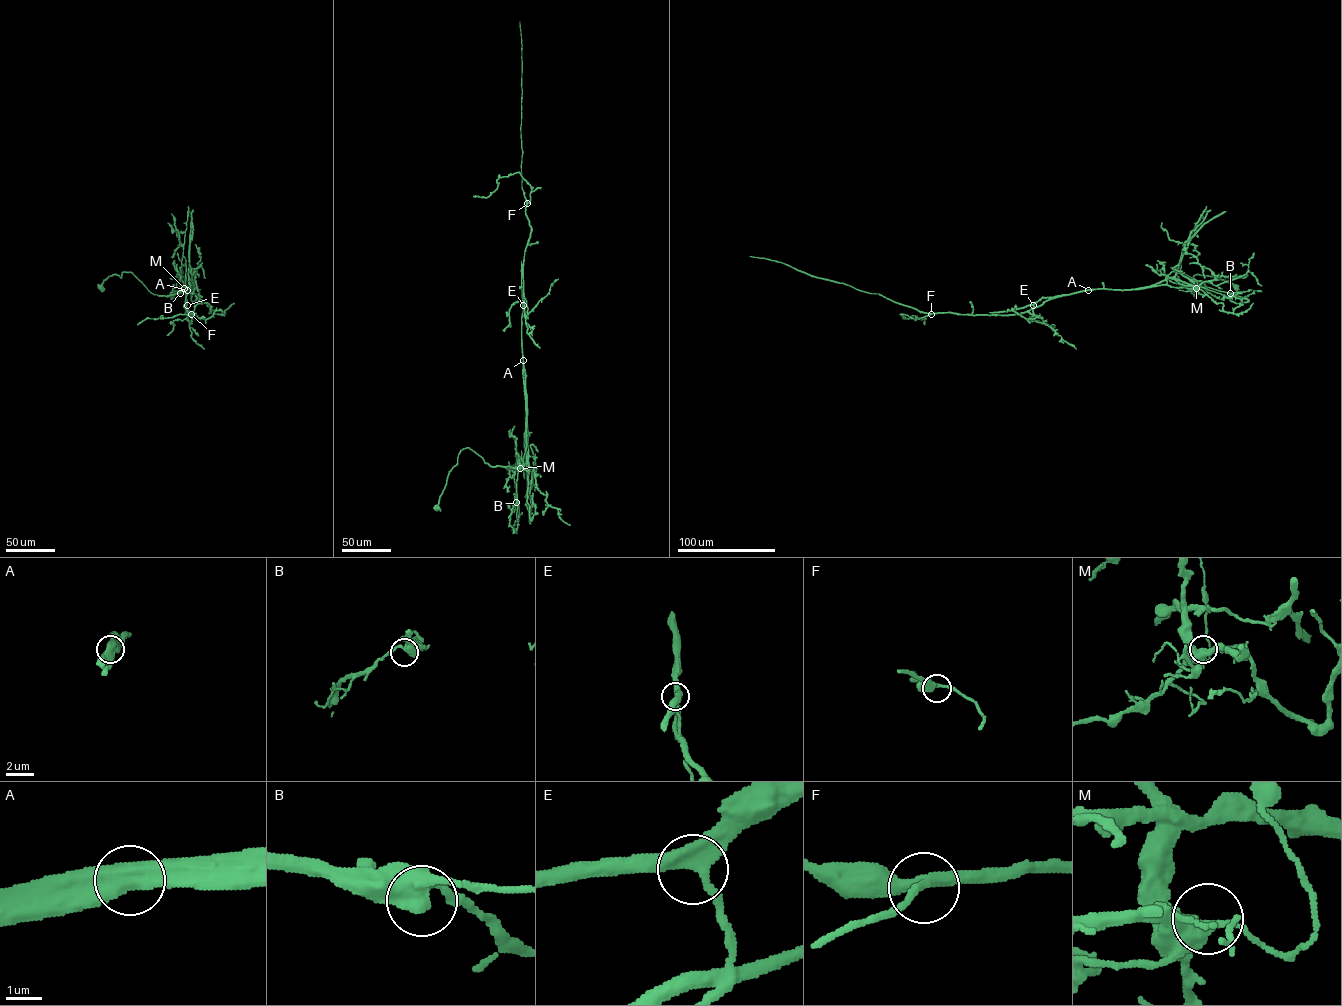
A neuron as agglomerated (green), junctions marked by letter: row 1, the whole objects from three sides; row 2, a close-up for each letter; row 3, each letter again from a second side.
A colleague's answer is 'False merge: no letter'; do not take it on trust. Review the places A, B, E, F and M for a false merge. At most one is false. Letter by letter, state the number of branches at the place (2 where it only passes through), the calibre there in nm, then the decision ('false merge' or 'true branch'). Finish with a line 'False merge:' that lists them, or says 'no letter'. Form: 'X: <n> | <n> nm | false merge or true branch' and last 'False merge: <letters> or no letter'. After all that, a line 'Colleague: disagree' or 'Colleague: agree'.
A: 2 | 600 nm | false merge
B: 2 | 500 nm | true branch
E: 3 | 340 nm | true branch
F: 3 | 320 nm | true branch
M: 2 | 480 nm | true branch
False merge: A
Colleague: disagree

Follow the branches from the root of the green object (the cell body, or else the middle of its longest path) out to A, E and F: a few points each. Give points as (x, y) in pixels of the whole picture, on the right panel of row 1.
A: (1236, 287), (1215, 276), (1191, 277), (1177, 272), (1194, 296), (1194, 288), (1166, 285), (1088, 290)
E: (1236, 287), (1215, 276), (1177, 272), (1194, 296), (1194, 288), (1160, 285), (1081, 290), (1042, 297), (1033, 305)
F: (1236, 287), (1177, 272), (1194, 296), (1194, 288), (1166, 285), (1098, 288), (1017, 314), (931, 314)

